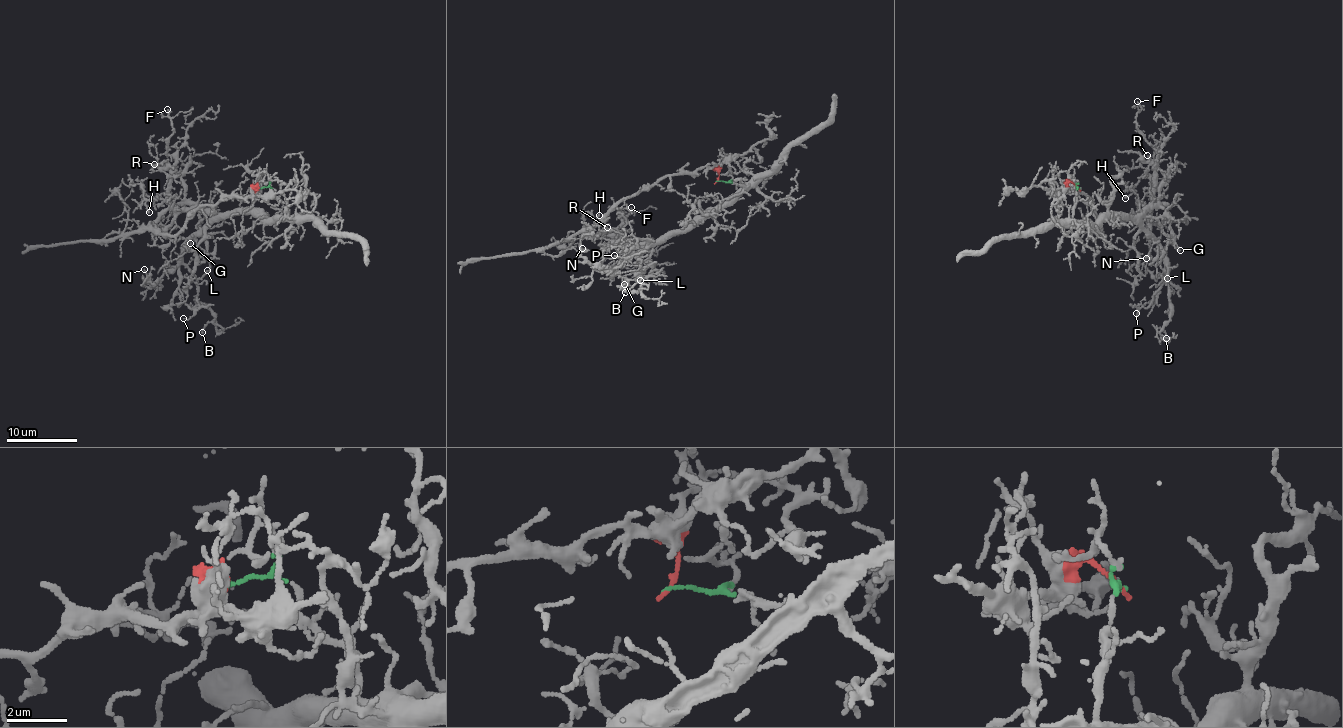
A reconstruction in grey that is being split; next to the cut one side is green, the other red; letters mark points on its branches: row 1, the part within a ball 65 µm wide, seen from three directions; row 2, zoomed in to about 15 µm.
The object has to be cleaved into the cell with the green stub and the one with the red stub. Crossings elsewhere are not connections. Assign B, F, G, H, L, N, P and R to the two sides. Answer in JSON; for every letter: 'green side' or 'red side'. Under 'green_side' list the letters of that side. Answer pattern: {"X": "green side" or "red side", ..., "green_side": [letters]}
{"B": "green side", "F": "green side", "G": "green side", "H": "green side", "L": "green side", "N": "green side", "P": "green side", "R": "green side", "green_side": ["B", "F", "G", "H", "L", "N", "P", "R"]}

